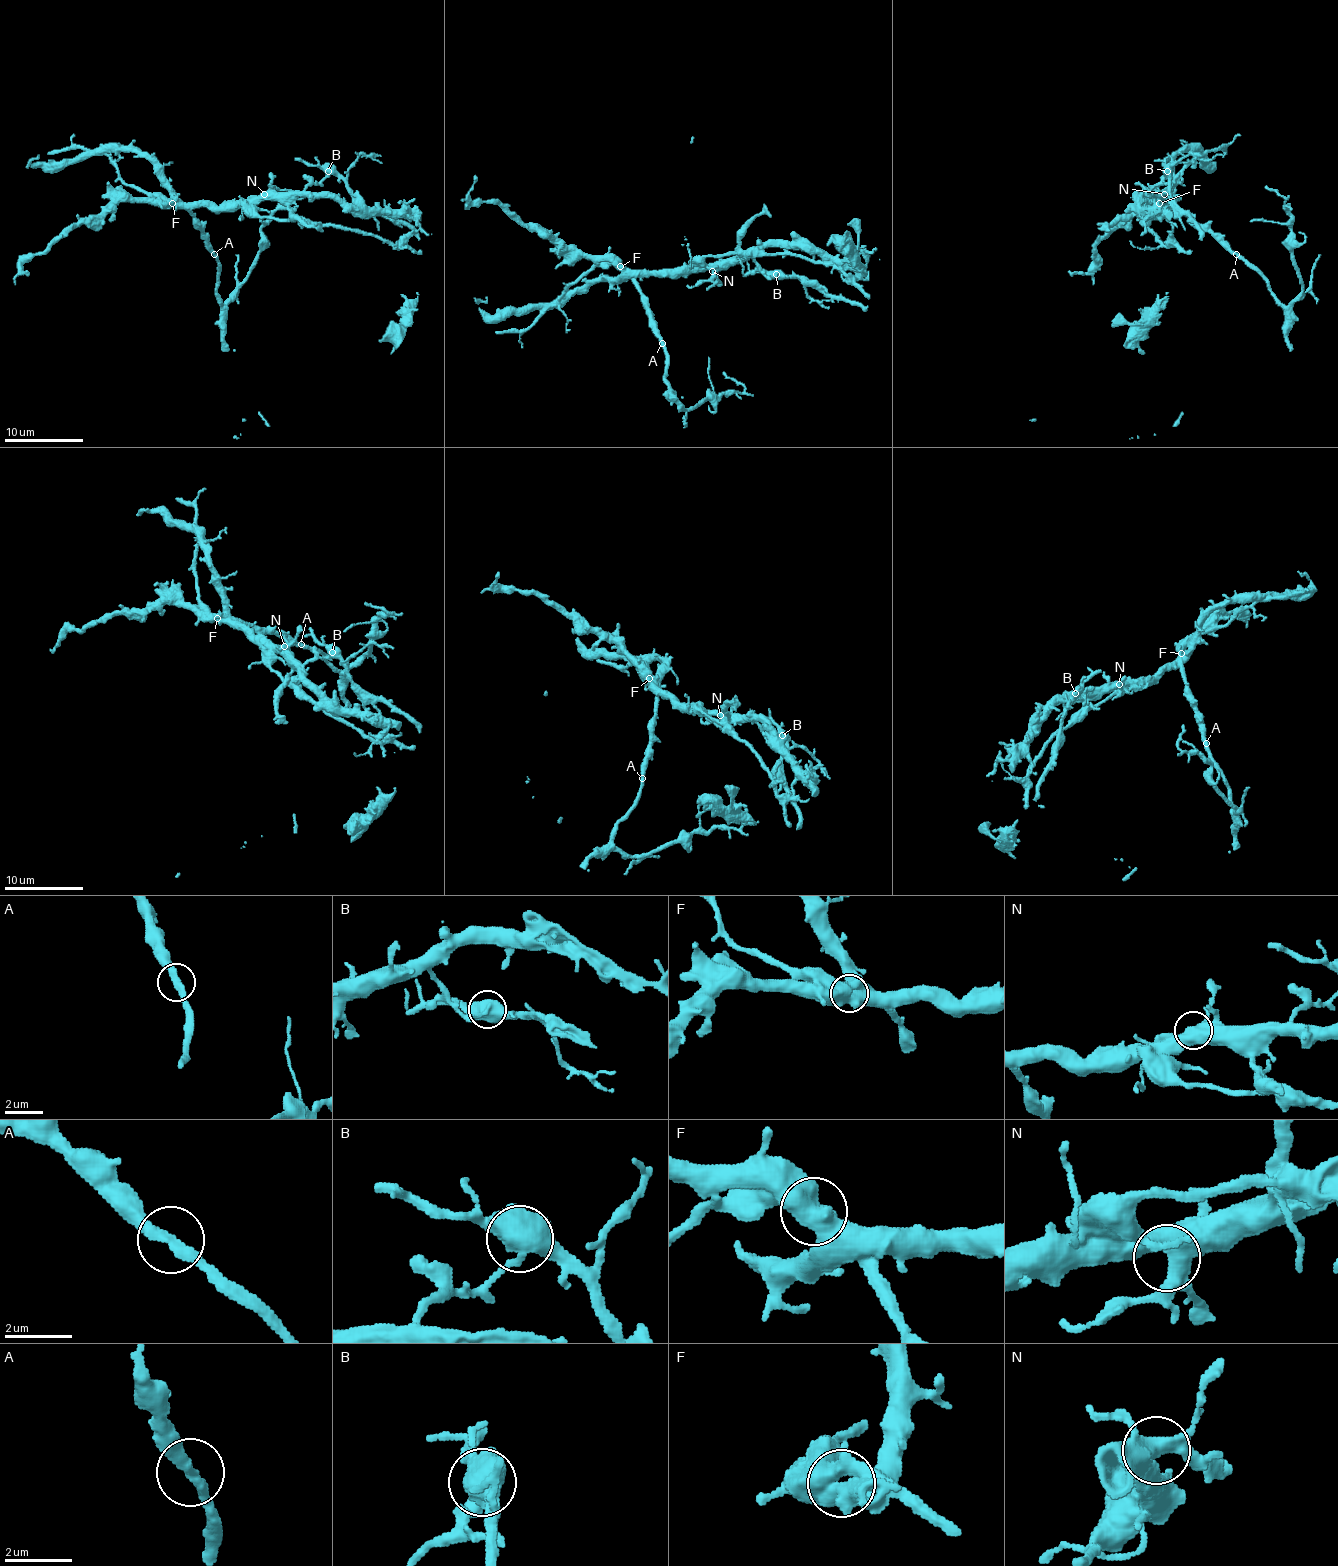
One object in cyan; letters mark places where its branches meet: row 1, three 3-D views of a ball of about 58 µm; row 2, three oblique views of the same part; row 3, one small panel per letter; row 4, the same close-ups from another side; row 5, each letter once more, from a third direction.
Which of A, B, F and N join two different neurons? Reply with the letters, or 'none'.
B, F

